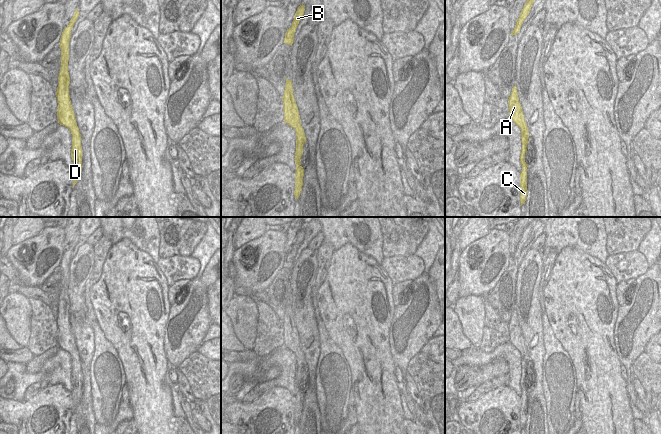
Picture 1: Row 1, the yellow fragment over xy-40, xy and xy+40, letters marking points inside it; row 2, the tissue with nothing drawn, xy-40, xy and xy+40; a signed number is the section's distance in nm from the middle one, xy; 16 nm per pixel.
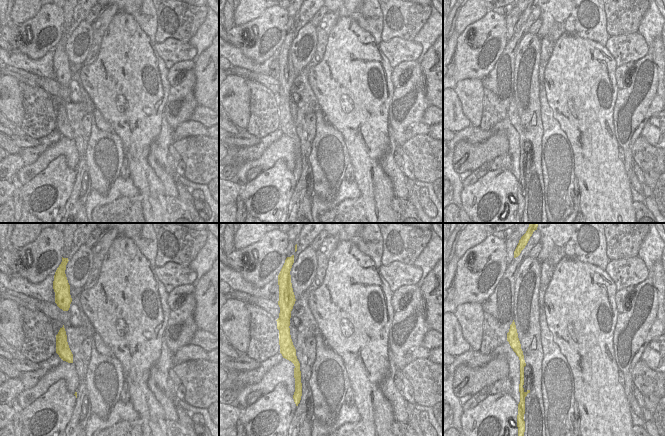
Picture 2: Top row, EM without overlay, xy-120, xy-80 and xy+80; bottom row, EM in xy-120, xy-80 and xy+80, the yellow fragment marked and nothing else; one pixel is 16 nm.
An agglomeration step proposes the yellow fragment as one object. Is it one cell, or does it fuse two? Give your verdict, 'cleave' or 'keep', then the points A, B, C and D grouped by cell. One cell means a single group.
keep; A B C D

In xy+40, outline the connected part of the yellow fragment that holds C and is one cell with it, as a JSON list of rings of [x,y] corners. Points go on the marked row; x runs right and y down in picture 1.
[[[516,85],[512,88],[511,95],[508,99],[509,105],[509,118],[520,128],[521,130],[521,155],[520,162],[522,170],[520,172],[520,202],[521,206],[525,204],[527,196],[527,167],[528,164],[525,162],[525,154],[527,153],[527,144],[529,143],[529,130],[525,122],[524,114],[522,111],[521,104],[518,98],[518,92]]]

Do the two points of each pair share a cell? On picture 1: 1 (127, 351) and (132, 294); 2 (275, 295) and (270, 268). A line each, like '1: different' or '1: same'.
1: same
2: different

